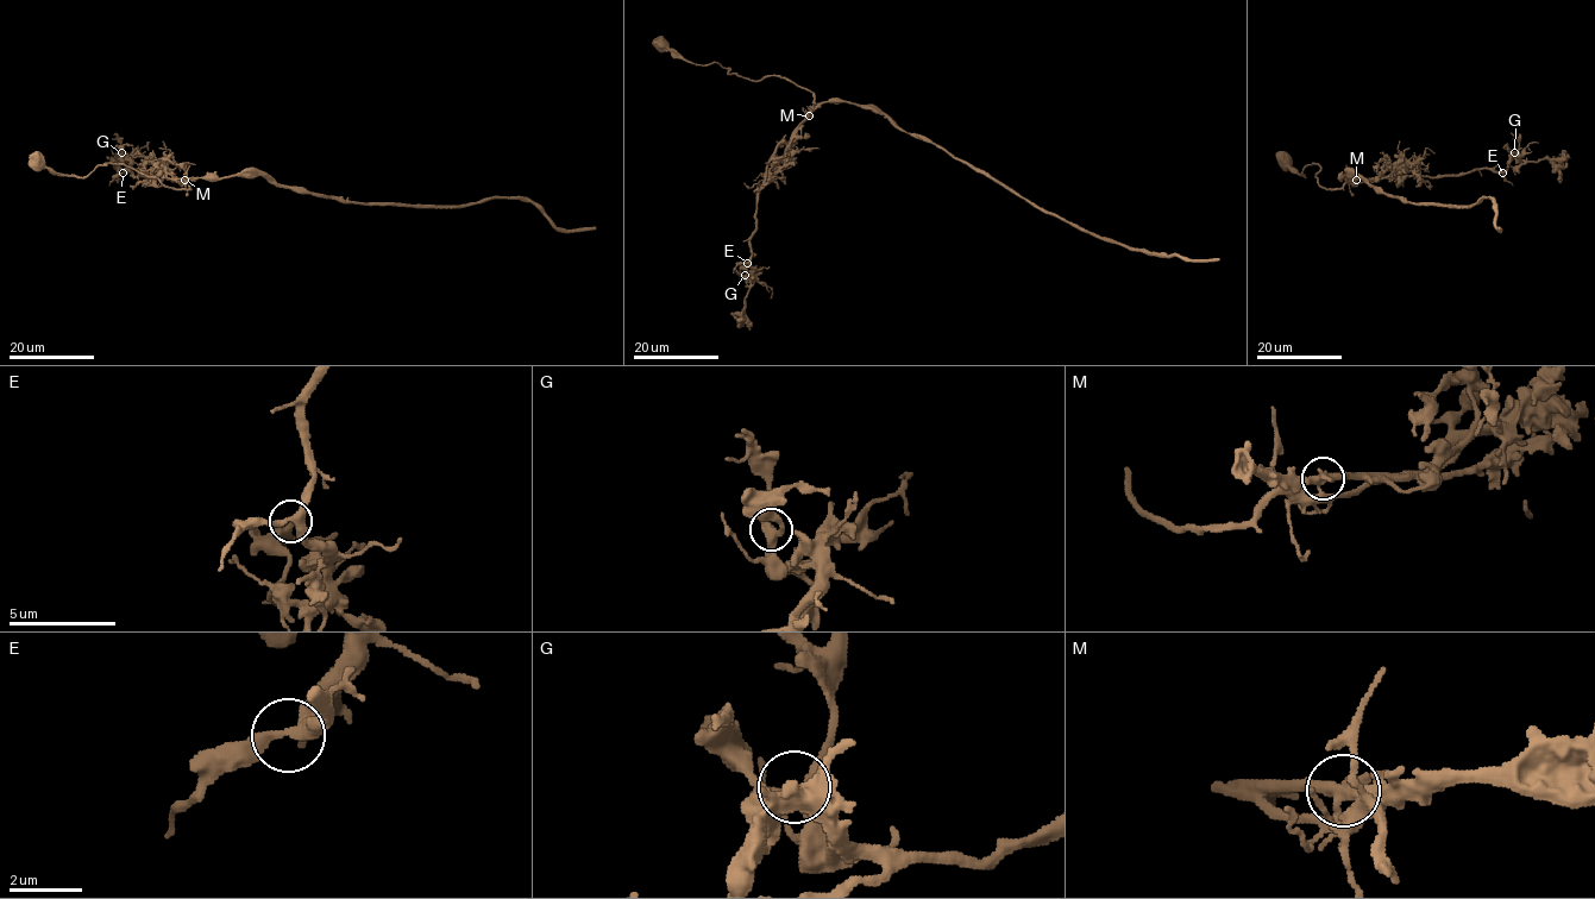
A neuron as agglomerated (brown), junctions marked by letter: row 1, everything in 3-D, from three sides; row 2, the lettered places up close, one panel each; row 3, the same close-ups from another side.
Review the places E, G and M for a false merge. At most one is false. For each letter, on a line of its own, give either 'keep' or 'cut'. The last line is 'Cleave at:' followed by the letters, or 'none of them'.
E: keep
G: keep
M: cut
Cleave at: M

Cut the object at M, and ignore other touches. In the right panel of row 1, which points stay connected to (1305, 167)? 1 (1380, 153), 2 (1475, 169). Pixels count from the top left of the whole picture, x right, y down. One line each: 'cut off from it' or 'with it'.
1: with it
2: with it

